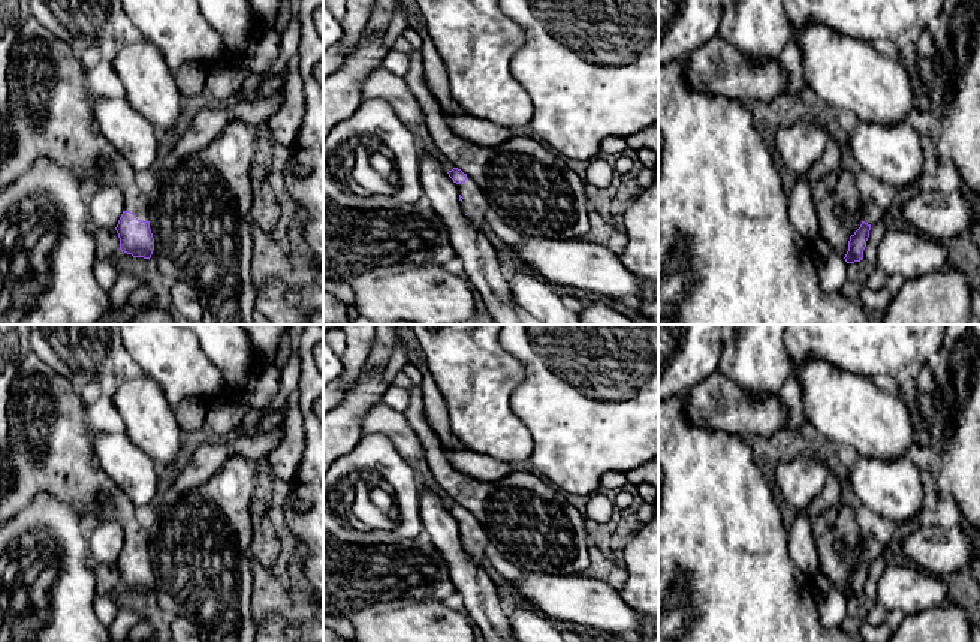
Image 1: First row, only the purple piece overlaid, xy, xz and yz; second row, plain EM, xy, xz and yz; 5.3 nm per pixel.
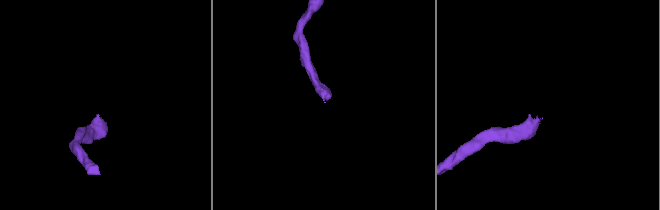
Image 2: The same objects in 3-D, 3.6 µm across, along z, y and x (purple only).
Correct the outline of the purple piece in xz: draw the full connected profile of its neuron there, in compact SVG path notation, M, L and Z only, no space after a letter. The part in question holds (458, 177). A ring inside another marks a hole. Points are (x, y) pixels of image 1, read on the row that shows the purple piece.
M453 168L447 174L458 184L459 201L465 215L474 227L480 229L485 223L483 214L488 208L488 199L474 180L461 169Z

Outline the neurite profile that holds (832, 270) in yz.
M820 236L811 242L811 247L821 290L824 293L841 292L848 274L845 259L836 254L833 247Z

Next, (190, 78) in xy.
M187 63L174 70L175 84L183 97L193 97L206 90L209 67L199 63Z

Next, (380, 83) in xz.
M383 66L376 67L361 84L362 99L379 97L386 100L402 123L425 123L426 115L420 102L413 96L408 78L401 78Z

